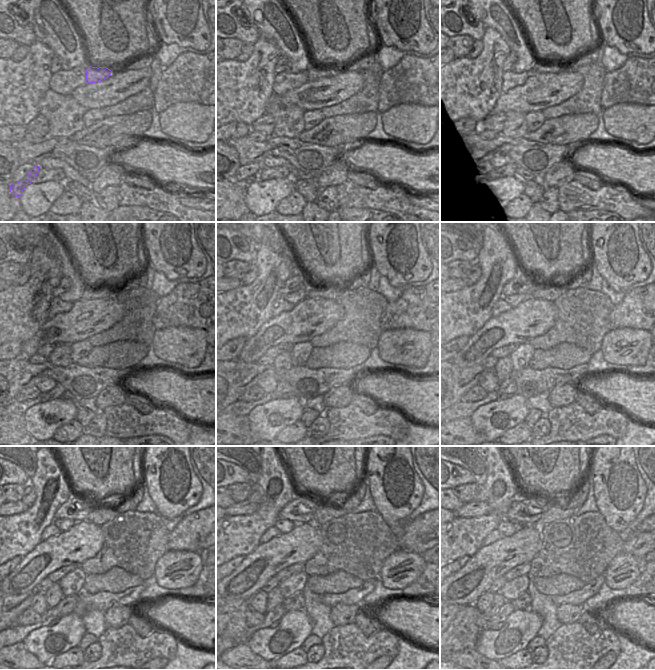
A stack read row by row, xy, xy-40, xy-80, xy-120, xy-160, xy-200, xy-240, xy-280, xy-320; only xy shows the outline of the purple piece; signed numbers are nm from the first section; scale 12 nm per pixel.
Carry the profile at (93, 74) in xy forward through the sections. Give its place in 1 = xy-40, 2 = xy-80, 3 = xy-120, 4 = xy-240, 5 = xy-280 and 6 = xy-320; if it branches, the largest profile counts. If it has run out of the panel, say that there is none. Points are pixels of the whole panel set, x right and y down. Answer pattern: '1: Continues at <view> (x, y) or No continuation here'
1: Continues at xy-40 (314, 73)
2: Continues at xy-80 (537, 68)
3: Continues at xy-120 (89, 292)
4: Continues at xy-240 (100, 515)
5: Continues at xy-280 (324, 513)
6: Continues at xy-320 (554, 512).

